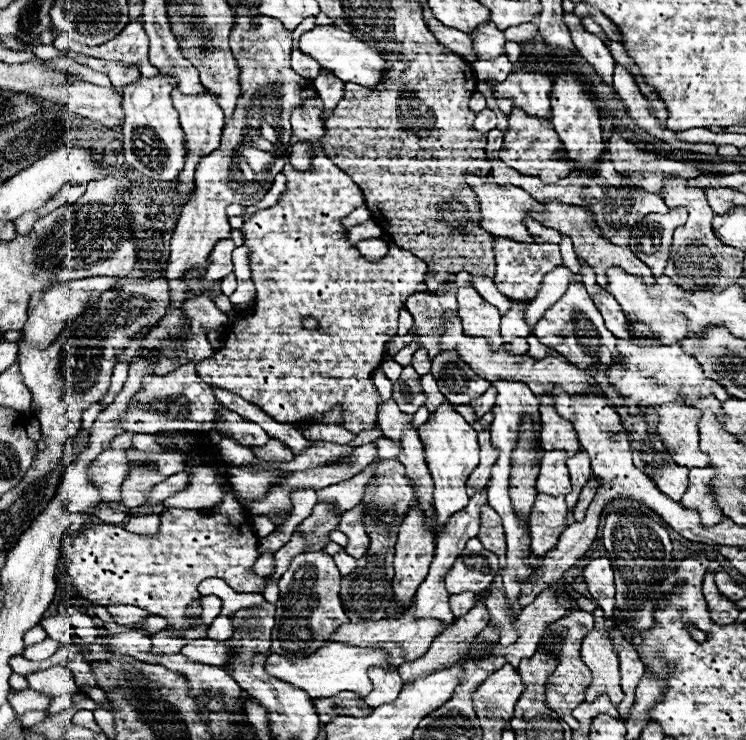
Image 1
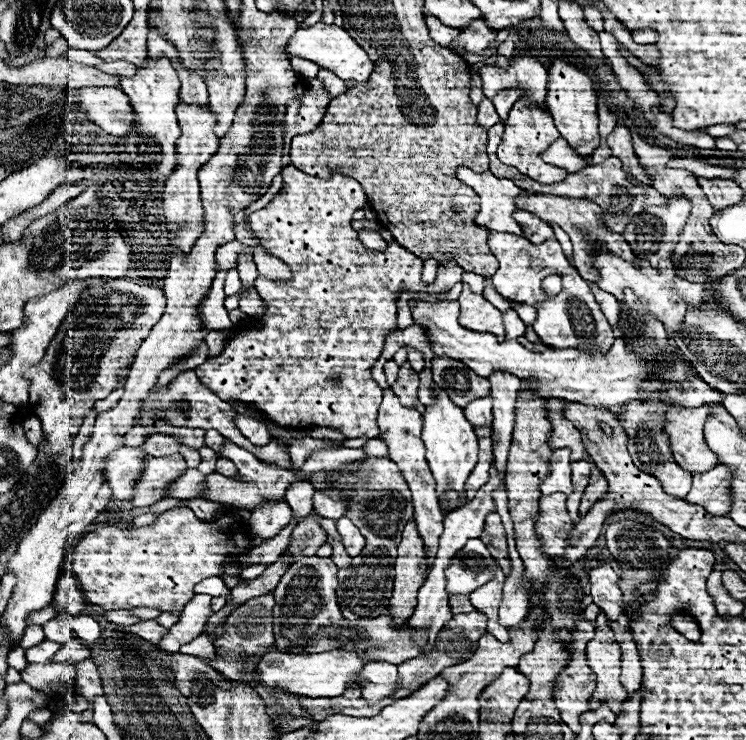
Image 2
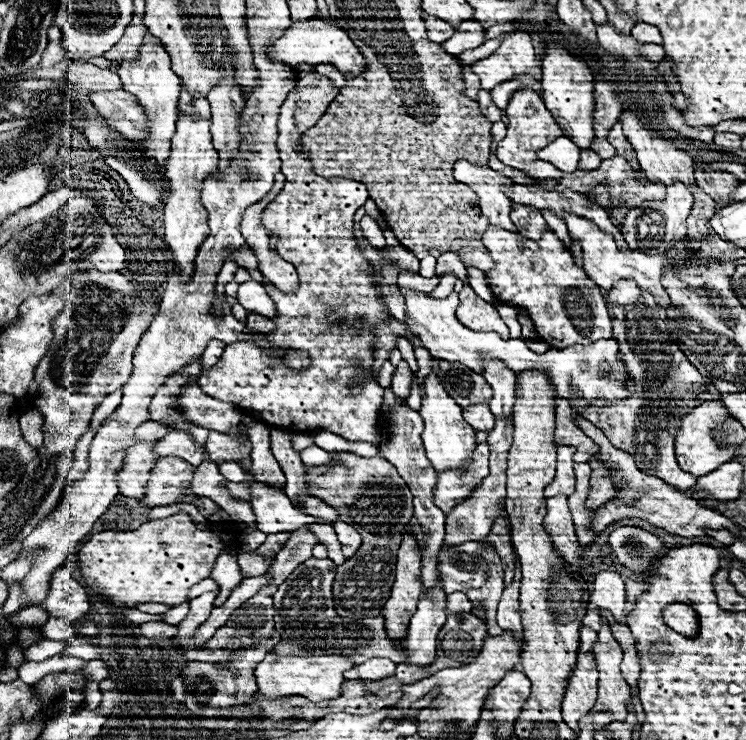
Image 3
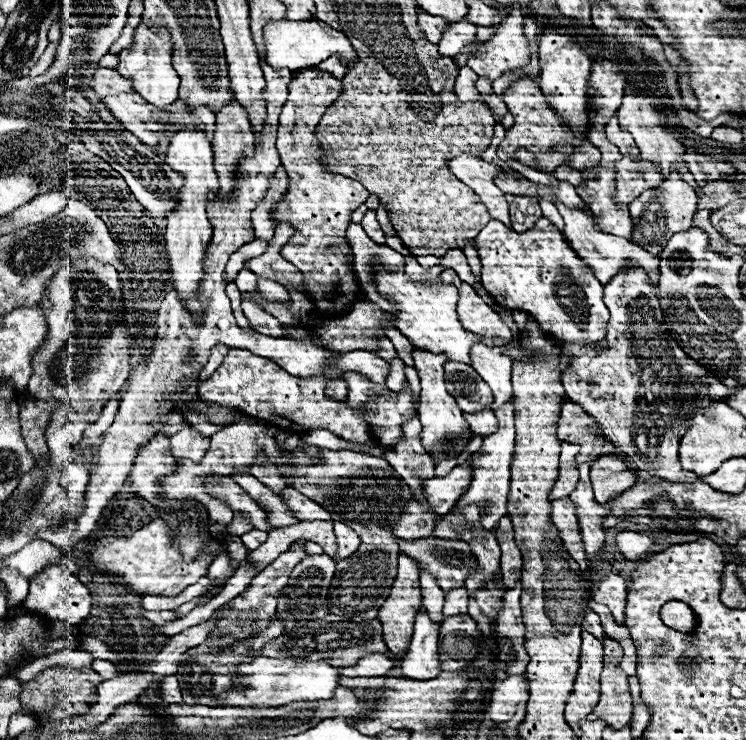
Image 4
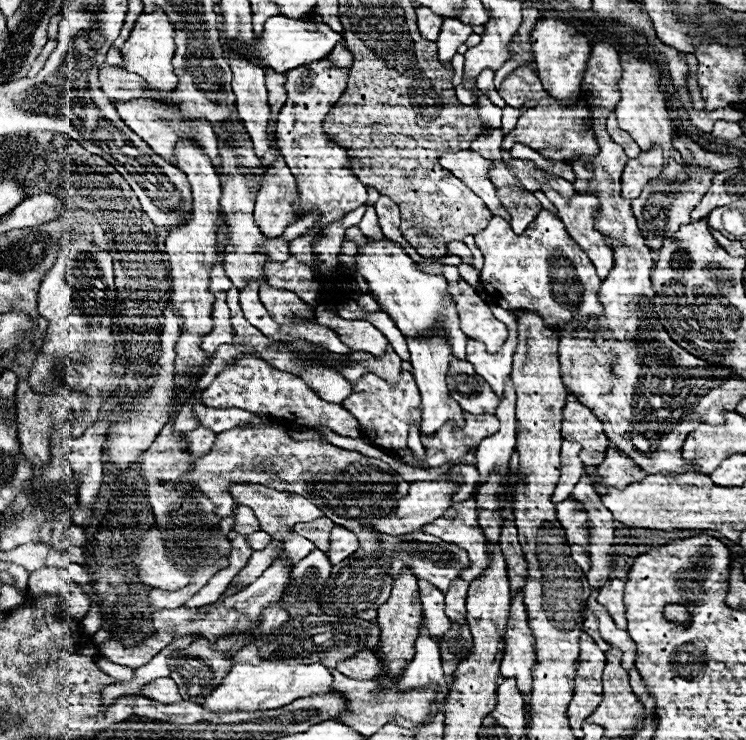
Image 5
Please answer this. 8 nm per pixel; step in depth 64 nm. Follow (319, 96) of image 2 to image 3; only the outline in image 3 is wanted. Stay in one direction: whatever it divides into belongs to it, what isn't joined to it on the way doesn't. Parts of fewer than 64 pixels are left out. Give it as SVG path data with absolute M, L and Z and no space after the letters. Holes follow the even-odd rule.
M298 74L296 90L290 92L286 102L282 104L282 114L278 120L278 150L282 158L282 174L286 176L284 190L262 210L260 220L262 226L268 230L268 236L278 236L276 252L290 264L294 264L298 274L298 288L290 294L270 286L262 284L266 294L276 304L276 316L270 318L276 328L270 334L264 334L270 342L272 350L278 350L280 354L286 350L292 352L306 352L310 358L310 366L302 372L288 368L282 364L280 356L274 356L272 352L266 352L258 344L252 342L234 342L228 344L220 360L210 366L208 370L202 370L198 376L198 384L202 384L204 392L210 392L210 396L218 396L220 400L226 400L238 408L248 410L254 418L270 424L288 428L294 432L312 432L312 430L330 430L346 440L360 440L360 442L382 442L382 434L378 430L378 412L382 406L384 388L372 378L372 362L374 362L374 328L390 318L392 314L386 310L386 304L382 302L382 296L378 292L378 282L374 282L372 266L362 256L360 244L354 240L354 214L364 202L368 200L366 186L362 182L350 180L350 178L322 178L312 172L312 166L308 160L304 160L296 150L294 144L298 136L302 136L308 128L312 128L326 112L328 104L338 96L338 90L332 88L330 80L324 76L314 74ZM386 246L386 250L382 254L388 256L392 262L396 262L400 272L410 270L410 272L418 274L418 270L420 270L420 260L410 250L406 250L402 246ZM356 318L364 318L364 328L354 328ZM354 384L360 384L362 388L354 392Z

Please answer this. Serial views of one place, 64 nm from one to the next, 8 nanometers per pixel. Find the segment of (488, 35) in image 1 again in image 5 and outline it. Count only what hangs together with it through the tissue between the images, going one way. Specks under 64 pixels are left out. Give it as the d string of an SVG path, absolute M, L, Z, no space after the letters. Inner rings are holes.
M444 20L442 32L440 32L438 42L436 42L438 44L438 56L444 62L450 62L452 56L456 54L458 46L462 46L470 34L472 34L470 24L464 24L460 20Z

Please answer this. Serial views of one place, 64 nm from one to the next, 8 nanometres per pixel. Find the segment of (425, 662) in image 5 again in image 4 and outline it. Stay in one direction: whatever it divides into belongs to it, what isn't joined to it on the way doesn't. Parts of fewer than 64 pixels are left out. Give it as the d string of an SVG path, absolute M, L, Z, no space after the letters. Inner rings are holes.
M420 608L408 652L400 662L406 678L428 680L430 676L438 676L438 630L440 622L432 622L426 608Z

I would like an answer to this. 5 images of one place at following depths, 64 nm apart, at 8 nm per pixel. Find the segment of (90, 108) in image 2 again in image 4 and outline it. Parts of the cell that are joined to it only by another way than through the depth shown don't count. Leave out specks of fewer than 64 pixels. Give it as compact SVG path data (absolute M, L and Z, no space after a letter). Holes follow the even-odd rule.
M118 94L118 96L104 96L102 104L110 110L110 114L124 126L124 130L132 132L142 144L154 146L160 140L160 112L142 100L138 94Z

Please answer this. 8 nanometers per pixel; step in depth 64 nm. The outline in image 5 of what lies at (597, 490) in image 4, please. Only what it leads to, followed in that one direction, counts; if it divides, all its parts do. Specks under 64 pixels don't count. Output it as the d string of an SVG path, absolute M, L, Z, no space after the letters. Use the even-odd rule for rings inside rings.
M608 448L602 464L596 466L598 486L614 486L626 488L626 484L634 484L634 480L644 480L644 472L634 464L634 460L626 458L626 454L616 448Z

